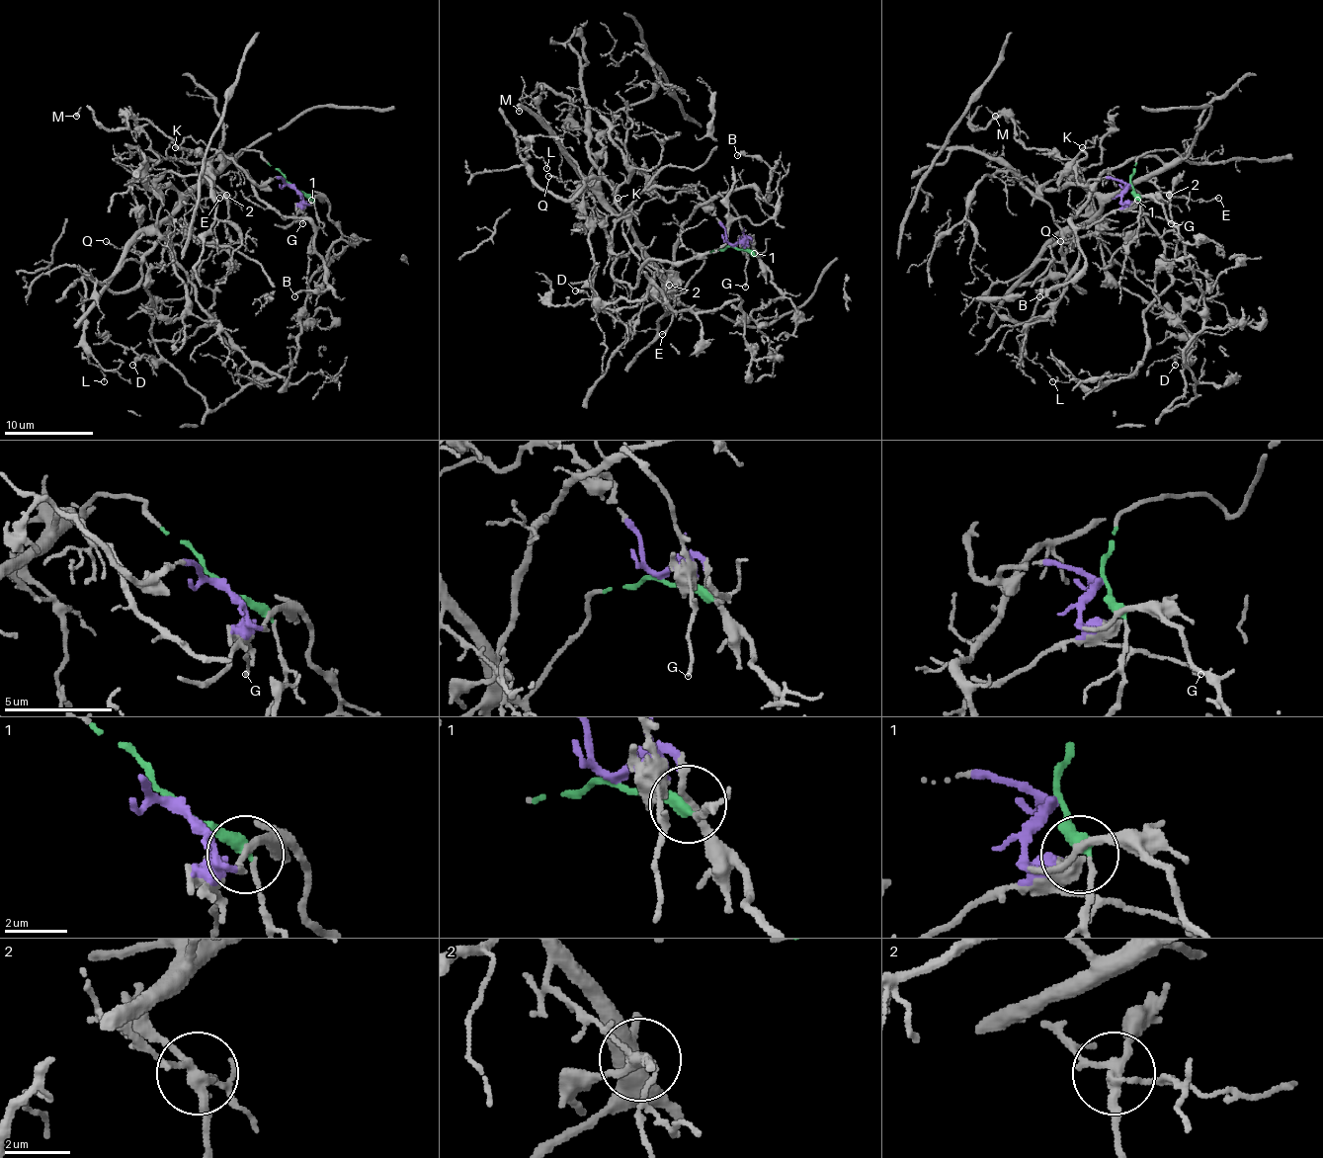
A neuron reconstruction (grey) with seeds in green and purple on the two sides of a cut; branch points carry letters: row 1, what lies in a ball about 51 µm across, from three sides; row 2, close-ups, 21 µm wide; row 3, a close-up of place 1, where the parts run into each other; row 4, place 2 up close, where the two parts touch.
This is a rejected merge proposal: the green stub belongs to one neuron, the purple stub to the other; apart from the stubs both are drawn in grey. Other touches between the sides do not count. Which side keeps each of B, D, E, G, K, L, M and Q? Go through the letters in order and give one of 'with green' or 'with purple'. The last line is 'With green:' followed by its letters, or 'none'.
B: with green
D: with purple
E: with green
G: with purple
K: with purple
L: with green
M: with purple
Q: with green
With green: B, E, L, Q

